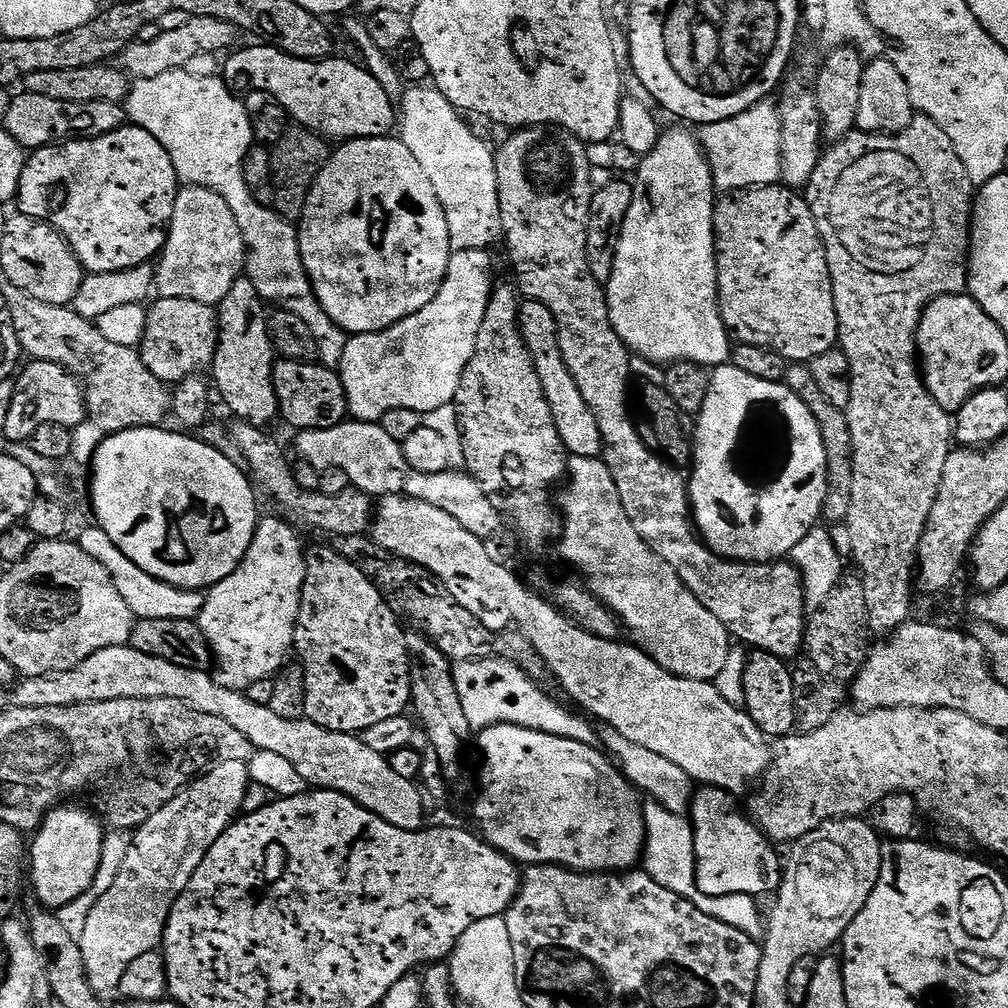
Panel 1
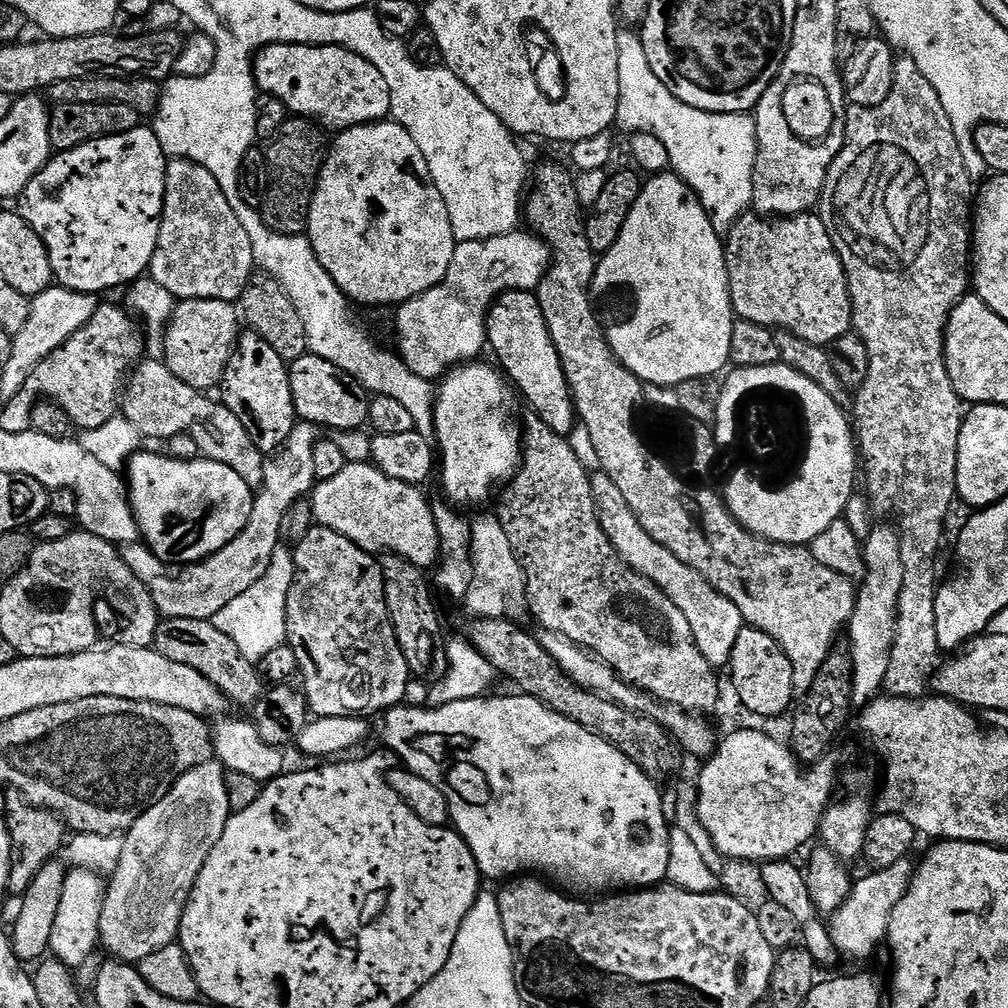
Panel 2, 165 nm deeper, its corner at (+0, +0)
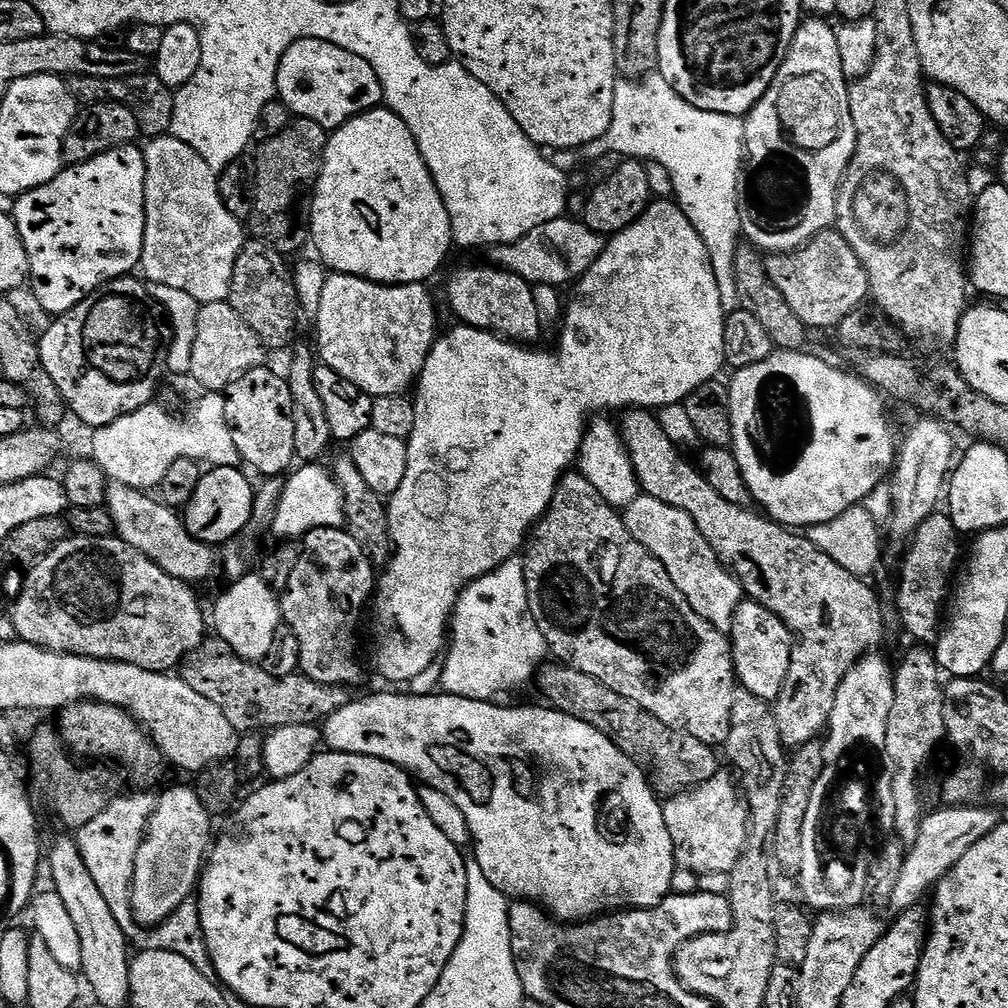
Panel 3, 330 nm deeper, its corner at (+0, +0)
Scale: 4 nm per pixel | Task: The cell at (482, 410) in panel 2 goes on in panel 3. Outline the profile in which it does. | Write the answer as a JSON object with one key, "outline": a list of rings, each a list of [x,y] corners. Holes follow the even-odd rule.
{"outline":[[[653,199],[648,209],[629,228],[616,233],[605,243],[604,252],[598,258],[598,262],[594,262],[594,266],[590,266],[587,274],[575,281],[575,288],[576,293],[573,294],[572,301],[570,299],[567,301],[562,327],[559,329],[560,364],[556,364],[556,356],[552,352],[531,352],[533,350],[531,347],[505,340],[503,336],[498,336],[487,328],[455,326],[456,328],[450,329],[445,336],[443,333],[437,339],[436,345],[426,358],[426,366],[422,366],[422,374],[414,388],[414,393],[416,392],[414,430],[406,441],[408,446],[406,478],[402,480],[402,486],[398,486],[398,490],[386,504],[392,539],[392,559],[383,569],[374,593],[376,625],[372,628],[372,636],[376,639],[376,668],[392,683],[389,685],[407,685],[414,678],[418,678],[422,670],[426,670],[441,659],[446,648],[446,633],[450,628],[452,614],[456,610],[456,603],[459,602],[464,587],[472,584],[480,576],[490,574],[498,566],[502,566],[502,562],[513,559],[519,553],[516,551],[520,547],[520,551],[525,547],[534,526],[540,523],[545,512],[552,505],[561,476],[577,463],[584,434],[589,427],[588,415],[591,412],[600,412],[603,408],[657,410],[656,408],[664,408],[667,404],[679,405],[688,399],[691,392],[698,390],[698,386],[717,379],[721,375],[720,367],[725,367],[726,313],[722,306],[722,294],[718,288],[712,256],[706,248],[706,242],[702,242],[698,230],[694,230],[690,218],[686,218],[684,209],[675,199]]]}

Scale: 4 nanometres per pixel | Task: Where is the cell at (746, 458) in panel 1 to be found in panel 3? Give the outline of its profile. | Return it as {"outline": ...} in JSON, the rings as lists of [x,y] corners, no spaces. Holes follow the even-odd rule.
{"outline":[[[777,350],[766,362],[739,369],[728,389],[732,444],[742,462],[746,486],[753,501],[761,504],[759,507],[771,519],[793,530],[830,522],[830,518],[863,505],[867,495],[889,479],[898,451],[898,436],[896,440],[884,409],[885,397],[851,371],[808,355],[807,351]]]}

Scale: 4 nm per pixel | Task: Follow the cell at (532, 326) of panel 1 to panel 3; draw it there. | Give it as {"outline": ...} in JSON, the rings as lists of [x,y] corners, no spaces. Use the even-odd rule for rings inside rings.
{"outline":[[[487,267],[464,268],[449,278],[448,300],[460,319],[457,321],[469,328],[487,328],[505,340],[525,346],[531,345],[531,340],[541,339],[533,285],[518,274],[507,272],[505,268]]]}

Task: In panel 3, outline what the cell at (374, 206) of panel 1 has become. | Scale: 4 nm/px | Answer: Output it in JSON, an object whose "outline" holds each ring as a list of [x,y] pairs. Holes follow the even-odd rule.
{"outline":[[[381,106],[372,108],[368,112],[361,112],[360,115],[348,120],[335,129],[328,137],[326,154],[324,155],[324,168],[320,172],[320,177],[316,183],[316,191],[312,194],[310,201],[310,219],[312,222],[311,243],[316,243],[316,248],[320,251],[319,259],[322,261],[325,269],[333,273],[341,272],[347,276],[357,276],[363,280],[369,280],[375,284],[423,284],[431,281],[431,276],[439,270],[444,264],[444,259],[448,256],[448,251],[453,251],[454,241],[452,238],[452,219],[446,210],[446,202],[434,182],[434,178],[422,154],[410,126],[398,118],[391,108]]]}

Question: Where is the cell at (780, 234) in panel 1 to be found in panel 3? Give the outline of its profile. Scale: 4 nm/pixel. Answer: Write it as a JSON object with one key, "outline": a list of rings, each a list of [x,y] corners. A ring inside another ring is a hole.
{"outline":[[[839,230],[819,232],[809,244],[794,252],[772,254],[766,260],[768,277],[782,290],[782,298],[790,302],[790,310],[809,330],[835,329],[846,314],[861,307],[869,299],[868,275],[858,254]]]}

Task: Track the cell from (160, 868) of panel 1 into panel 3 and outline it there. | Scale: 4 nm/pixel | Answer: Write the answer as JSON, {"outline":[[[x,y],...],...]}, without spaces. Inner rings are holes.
{"outline":[[[195,787],[172,788],[164,797],[162,795],[159,797],[156,810],[148,820],[148,831],[144,834],[144,841],[140,843],[136,870],[132,879],[132,919],[137,924],[155,926],[166,922],[166,918],[170,918],[193,899],[214,843],[212,820],[214,820],[213,813],[209,812],[204,799],[200,797]]]}

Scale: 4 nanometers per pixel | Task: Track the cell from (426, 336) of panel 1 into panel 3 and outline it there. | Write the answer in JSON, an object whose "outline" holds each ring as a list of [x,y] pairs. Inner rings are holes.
{"outline":[[[561,218],[554,222],[546,222],[538,226],[538,230],[530,230],[526,238],[522,238],[513,244],[497,244],[491,249],[491,263],[498,268],[505,268],[507,272],[518,274],[529,284],[553,284],[563,286],[585,276],[598,262],[598,258],[604,252],[605,237],[600,236],[594,230],[584,225],[583,219],[568,220]]]}

